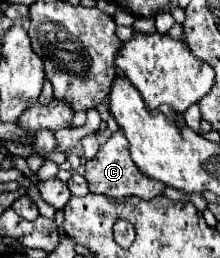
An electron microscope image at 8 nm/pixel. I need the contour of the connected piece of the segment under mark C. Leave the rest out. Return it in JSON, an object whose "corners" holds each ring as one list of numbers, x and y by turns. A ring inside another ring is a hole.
{"corners":[[121,130,113,132,113,136,97,152,95,160,89,160,85,168,87,168,87,180,91,184,95,184,95,186,89,186,89,190,95,192,95,194,105,194,113,200,125,200,127,196,139,196,139,198,151,200,151,198,159,196,165,188,165,186,161,186,161,182,155,182,155,180,151,180,151,178,147,178,145,174,139,172,139,168,135,166,135,162,129,156,127,138]]}

